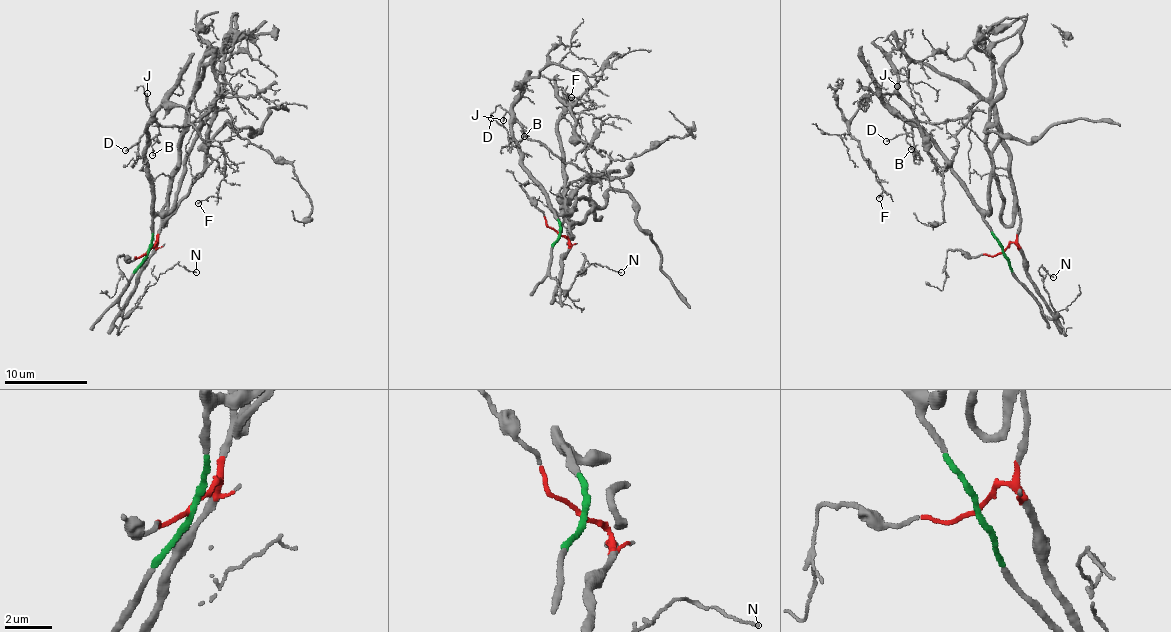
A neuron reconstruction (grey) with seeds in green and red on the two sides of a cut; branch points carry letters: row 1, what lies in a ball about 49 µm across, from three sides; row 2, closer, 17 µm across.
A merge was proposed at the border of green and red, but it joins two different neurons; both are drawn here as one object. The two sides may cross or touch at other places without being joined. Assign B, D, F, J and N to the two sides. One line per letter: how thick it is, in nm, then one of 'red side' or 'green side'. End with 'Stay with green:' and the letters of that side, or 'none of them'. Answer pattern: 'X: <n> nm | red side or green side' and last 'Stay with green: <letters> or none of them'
B: 90 nm | green side
D: 90 nm | green side
F: 110 nm | green side
J: 120 nm | green side
N: 90 nm | green side
Stay with green: B, D, F, J, N

